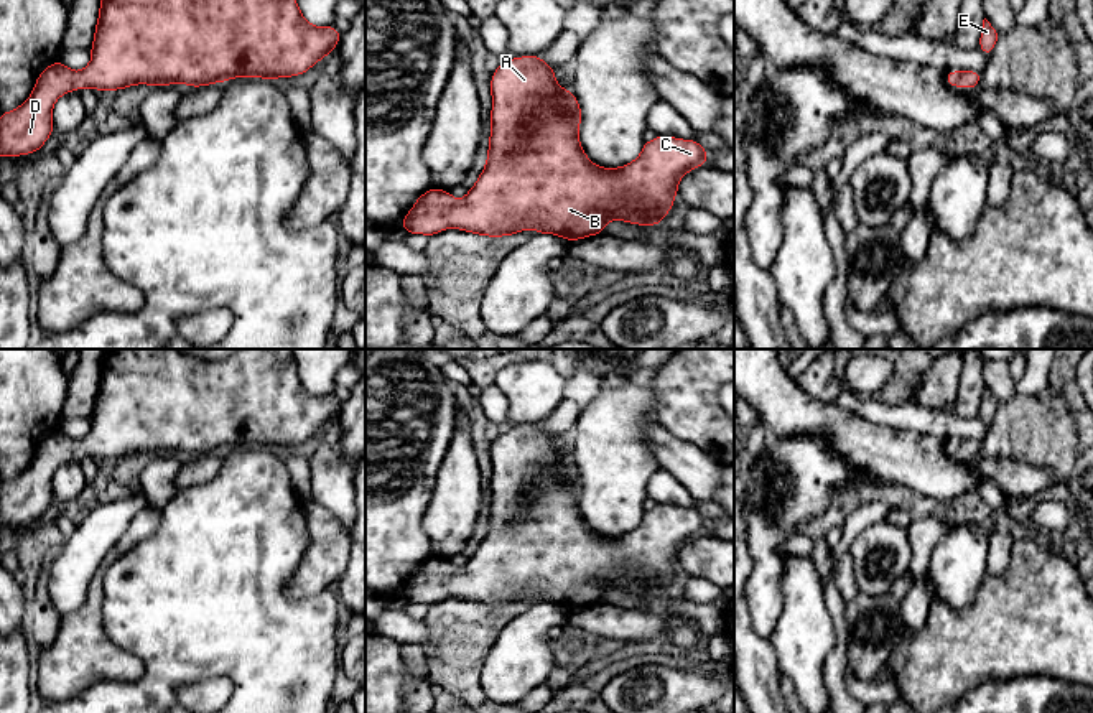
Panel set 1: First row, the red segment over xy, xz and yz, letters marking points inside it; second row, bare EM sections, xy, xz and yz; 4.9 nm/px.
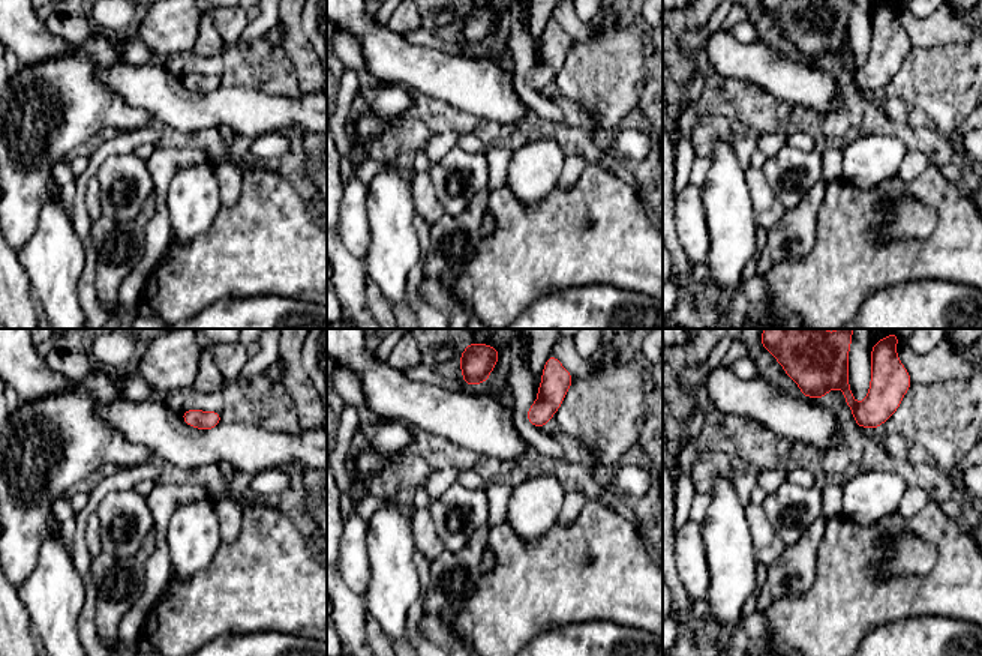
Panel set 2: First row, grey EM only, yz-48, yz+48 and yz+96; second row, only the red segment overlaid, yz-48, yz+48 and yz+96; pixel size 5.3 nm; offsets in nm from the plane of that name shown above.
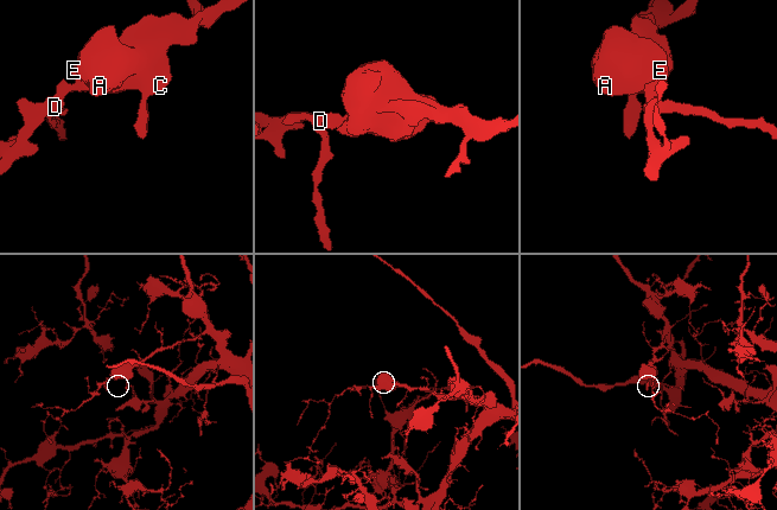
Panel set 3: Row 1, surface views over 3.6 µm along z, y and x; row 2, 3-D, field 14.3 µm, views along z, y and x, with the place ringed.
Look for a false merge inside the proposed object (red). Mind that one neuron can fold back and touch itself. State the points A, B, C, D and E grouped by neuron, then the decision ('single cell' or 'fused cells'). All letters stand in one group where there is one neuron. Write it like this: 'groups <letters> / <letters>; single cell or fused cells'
groups A B C D E; single cell

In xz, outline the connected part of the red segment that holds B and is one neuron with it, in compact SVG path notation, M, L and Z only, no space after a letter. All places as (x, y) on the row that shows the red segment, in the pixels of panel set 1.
M542 56L502 61L491 76L494 107L489 114L491 135L487 160L474 186L463 199L431 188L407 212L407 234L435 235L448 227L487 237L514 235L535 229L538 234L579 240L604 232L609 221L658 226L672 211L678 181L708 163L708 151L693 138L657 135L644 142L640 155L619 168L594 165L579 143L583 119L573 91L555 81L555 68Z

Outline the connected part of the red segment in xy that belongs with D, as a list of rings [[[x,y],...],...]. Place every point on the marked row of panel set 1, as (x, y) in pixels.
[[[100,0],[91,63],[79,72],[59,59],[54,61],[36,77],[31,96],[20,107],[0,114],[0,158],[40,151],[54,133],[51,115],[56,100],[81,87],[94,91],[120,91],[137,84],[202,87],[235,77],[293,77],[329,56],[339,40],[341,33],[334,25],[308,23],[296,0]]]

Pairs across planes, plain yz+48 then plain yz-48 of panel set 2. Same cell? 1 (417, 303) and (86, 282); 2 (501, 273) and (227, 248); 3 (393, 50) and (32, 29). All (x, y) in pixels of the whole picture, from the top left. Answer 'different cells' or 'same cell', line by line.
1: same cell
2: same cell
3: same cell

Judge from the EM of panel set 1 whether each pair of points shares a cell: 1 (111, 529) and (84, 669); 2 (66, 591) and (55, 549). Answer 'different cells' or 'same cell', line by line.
1: different cells
2: different cells

